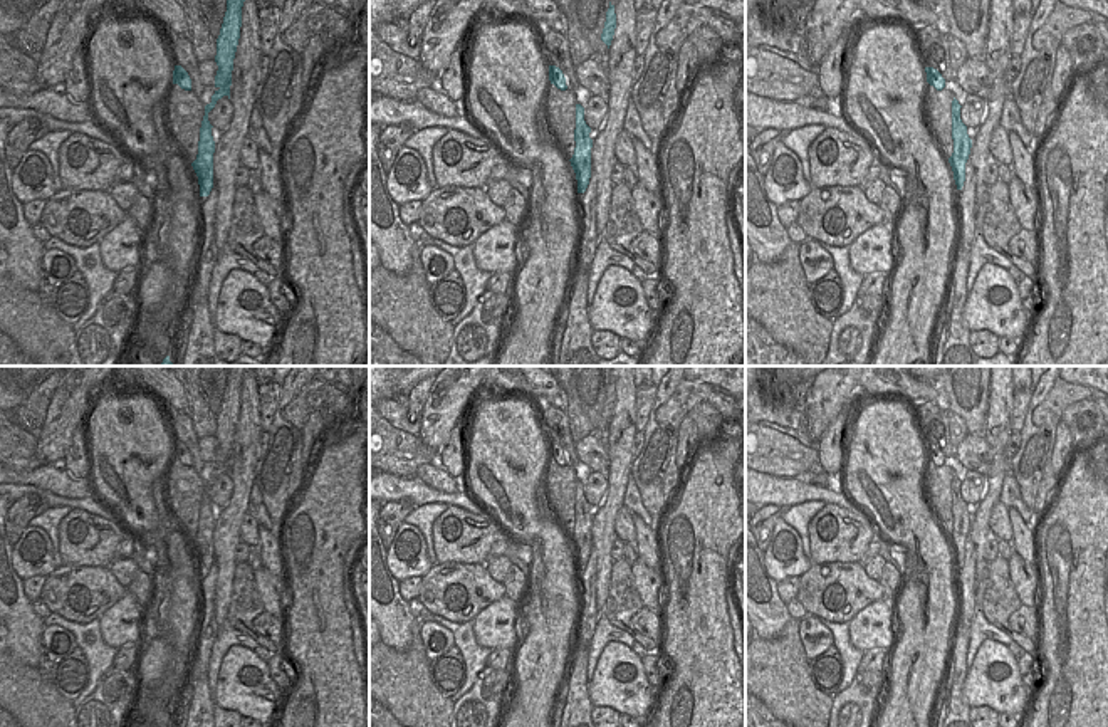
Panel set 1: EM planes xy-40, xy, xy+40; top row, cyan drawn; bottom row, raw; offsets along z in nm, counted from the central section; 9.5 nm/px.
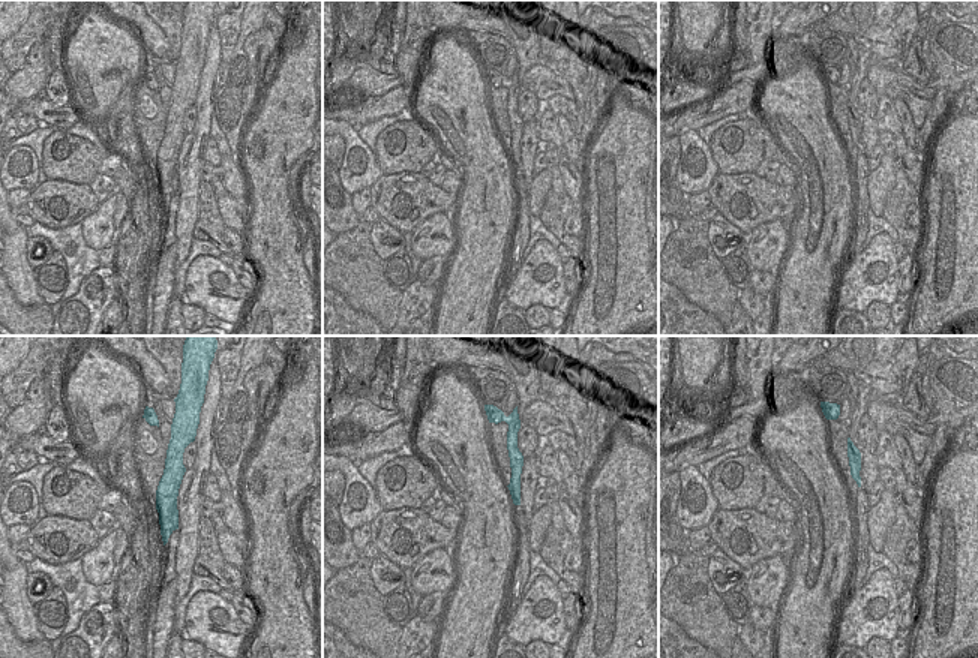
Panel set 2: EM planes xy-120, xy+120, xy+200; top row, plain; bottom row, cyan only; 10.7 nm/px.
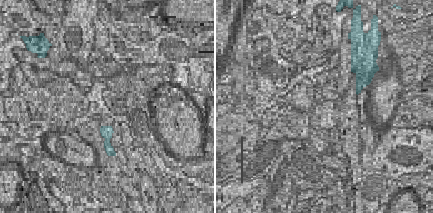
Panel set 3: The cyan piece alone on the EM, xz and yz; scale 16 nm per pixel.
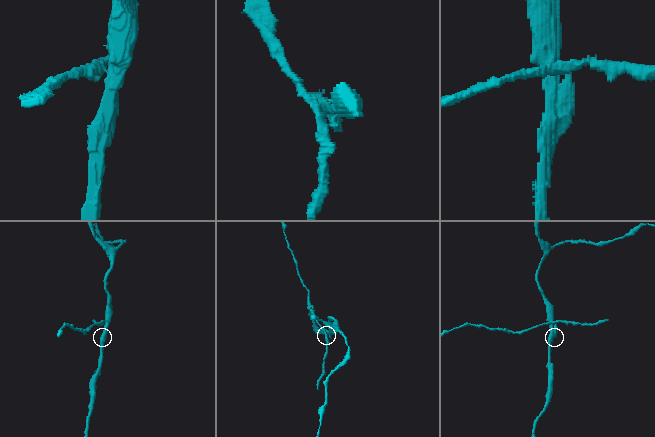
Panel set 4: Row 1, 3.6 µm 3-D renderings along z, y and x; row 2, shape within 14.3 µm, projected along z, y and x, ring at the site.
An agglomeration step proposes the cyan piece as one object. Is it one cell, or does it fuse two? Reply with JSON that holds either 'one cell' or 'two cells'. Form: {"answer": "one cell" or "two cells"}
{"answer": "two cells"}

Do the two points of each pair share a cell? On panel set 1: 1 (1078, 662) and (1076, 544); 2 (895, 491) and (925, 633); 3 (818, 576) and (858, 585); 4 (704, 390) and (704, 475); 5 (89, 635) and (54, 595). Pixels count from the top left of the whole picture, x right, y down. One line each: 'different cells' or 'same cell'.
1: same cell
2: same cell
3: same cell
4: different cells
5: different cells

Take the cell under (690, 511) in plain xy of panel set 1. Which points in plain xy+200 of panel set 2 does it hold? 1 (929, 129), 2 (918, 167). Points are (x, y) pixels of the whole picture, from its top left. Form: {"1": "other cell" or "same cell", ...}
{"1": "other cell", "2": "other cell"}

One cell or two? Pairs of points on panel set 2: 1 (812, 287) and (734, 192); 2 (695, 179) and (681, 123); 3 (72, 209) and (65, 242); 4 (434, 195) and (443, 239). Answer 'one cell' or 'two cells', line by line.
1: two cells
2: two cells
3: two cells
4: two cells

